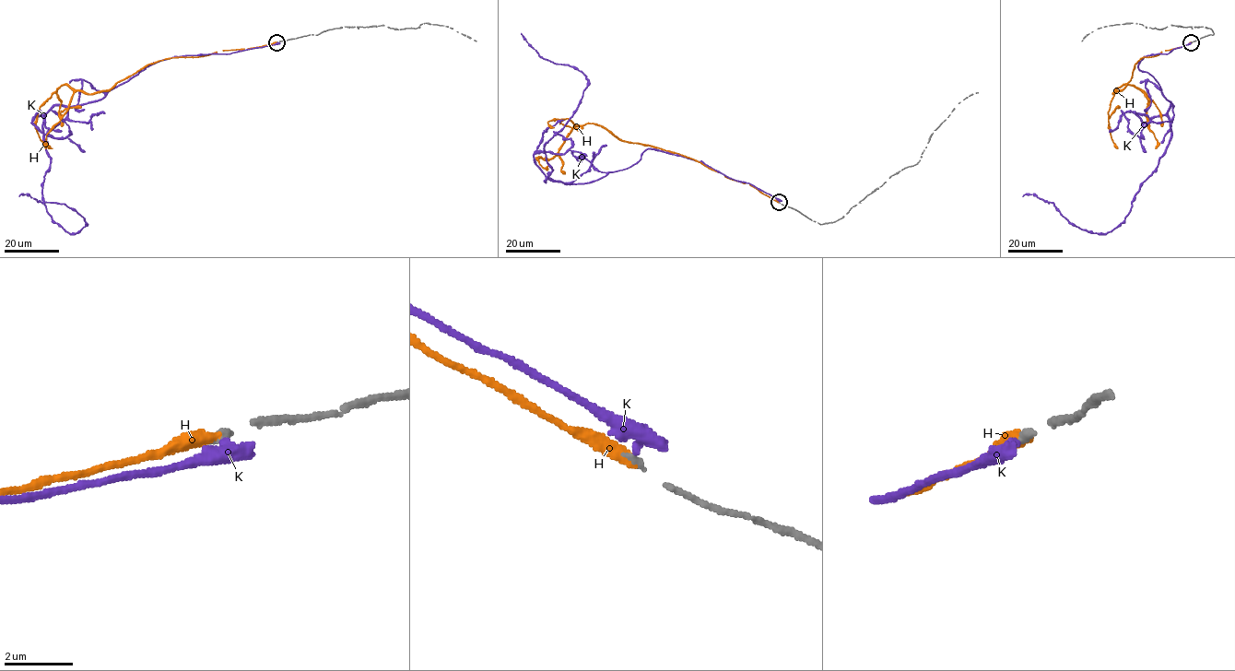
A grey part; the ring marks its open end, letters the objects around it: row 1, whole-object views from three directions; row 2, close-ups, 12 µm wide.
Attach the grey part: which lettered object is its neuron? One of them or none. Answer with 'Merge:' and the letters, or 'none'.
Merge: H

